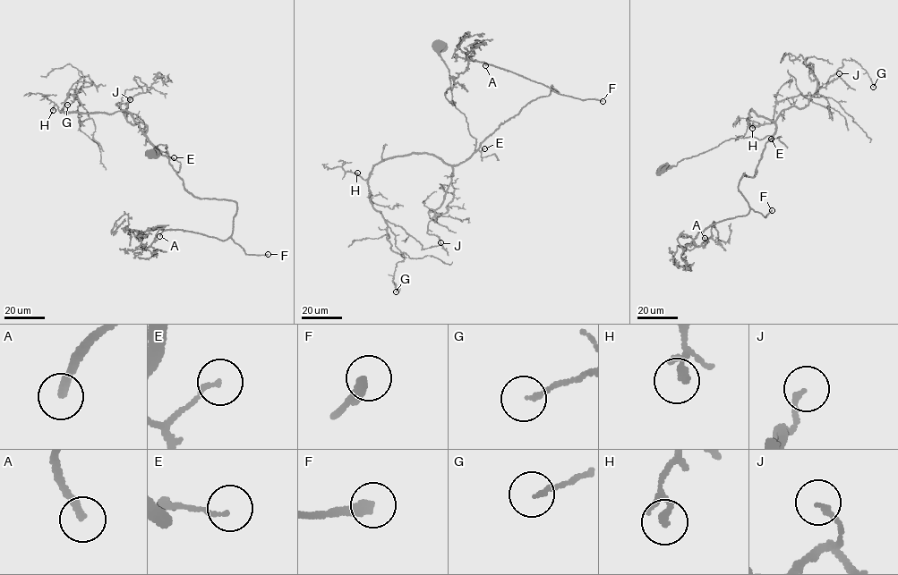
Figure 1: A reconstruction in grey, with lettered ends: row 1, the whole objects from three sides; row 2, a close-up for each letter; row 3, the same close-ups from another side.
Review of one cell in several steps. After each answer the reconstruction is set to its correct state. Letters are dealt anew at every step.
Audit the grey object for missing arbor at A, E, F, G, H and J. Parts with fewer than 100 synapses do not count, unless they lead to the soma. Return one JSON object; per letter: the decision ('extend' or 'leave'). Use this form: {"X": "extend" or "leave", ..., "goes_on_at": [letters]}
{"A": "extend", "E": "leave", "F": "extend", "G": "leave", "H": "leave", "J": "leave", "goes_on_at": ["A", "F"]}

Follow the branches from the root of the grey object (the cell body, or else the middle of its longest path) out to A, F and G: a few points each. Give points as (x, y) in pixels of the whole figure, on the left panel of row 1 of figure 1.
A: (149, 154), (166, 145), (168, 154), (162, 154), (185, 190), (237, 207), (225, 240), (177, 230), (159, 236)
F: (149, 154), (166, 145), (168, 154), (162, 154), (185, 190), (236, 203), (232, 238), (246, 254), (268, 254)
G: (149, 154), (166, 145), (167, 155), (126, 111), (60, 113), (67, 95), (94, 83), (88, 75), (67, 105)

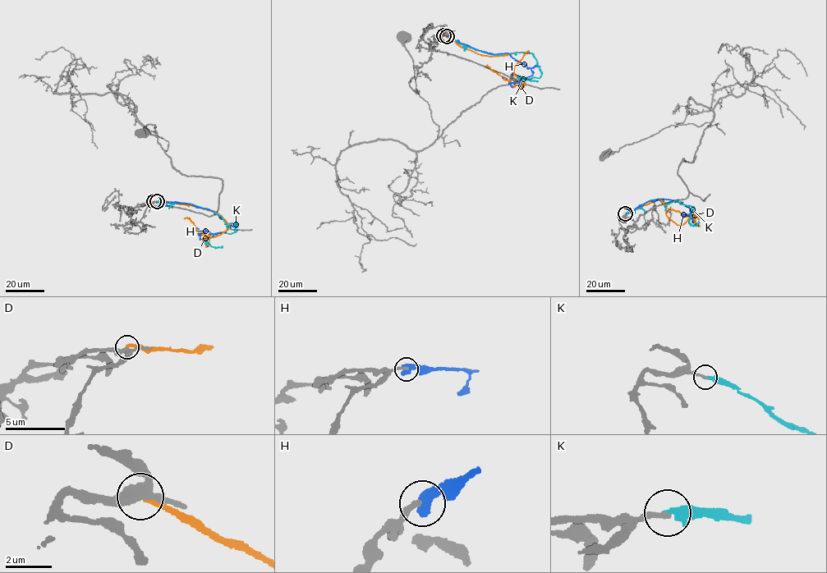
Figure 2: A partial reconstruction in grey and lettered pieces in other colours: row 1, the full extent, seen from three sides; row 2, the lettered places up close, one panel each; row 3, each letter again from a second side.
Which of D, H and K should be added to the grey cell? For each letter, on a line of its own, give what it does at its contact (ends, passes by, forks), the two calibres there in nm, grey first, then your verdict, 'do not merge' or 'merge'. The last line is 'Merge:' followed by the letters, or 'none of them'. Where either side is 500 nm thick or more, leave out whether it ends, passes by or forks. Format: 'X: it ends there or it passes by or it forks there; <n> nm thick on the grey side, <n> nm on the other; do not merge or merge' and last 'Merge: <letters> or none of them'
D: it ends there; 360 nm thick on the grey side, 220 nm on the other; do not merge
H: 220 nm thick on the grey side, 500 nm on the other; do not merge
K: it ends there; 220 nm thick on the grey side, 320 nm on the other; do not merge
Merge: none of them

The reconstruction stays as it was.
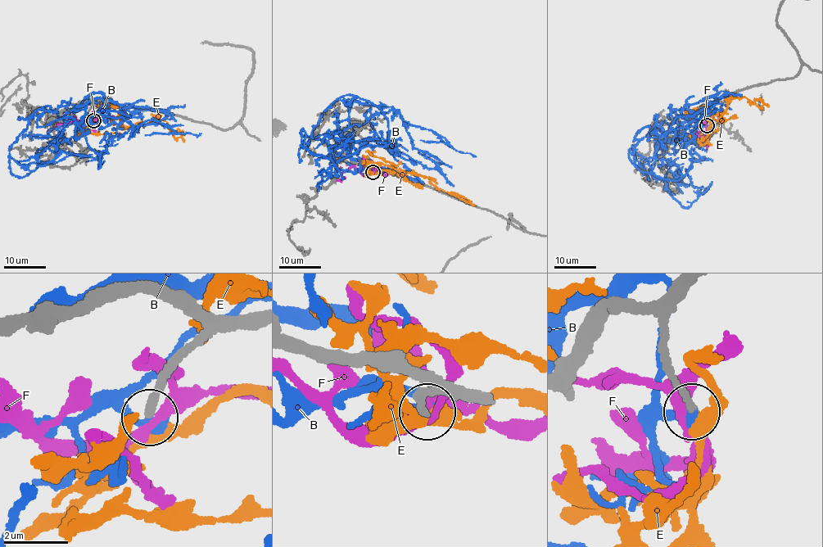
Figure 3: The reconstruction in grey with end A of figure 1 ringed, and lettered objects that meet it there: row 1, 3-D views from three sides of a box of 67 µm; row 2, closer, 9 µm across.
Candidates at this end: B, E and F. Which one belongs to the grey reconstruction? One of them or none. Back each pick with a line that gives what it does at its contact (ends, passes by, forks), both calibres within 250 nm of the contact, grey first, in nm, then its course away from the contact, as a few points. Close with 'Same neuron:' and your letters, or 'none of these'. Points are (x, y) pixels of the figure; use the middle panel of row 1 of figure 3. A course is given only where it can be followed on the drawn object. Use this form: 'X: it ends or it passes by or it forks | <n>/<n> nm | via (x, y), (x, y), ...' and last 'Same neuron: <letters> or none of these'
E: it passes by | 240/380 nm | via (373, 172), (394, 171), (403, 178), (406, 173), (425, 175), (444, 191), (474, 205)
Same neuron: E

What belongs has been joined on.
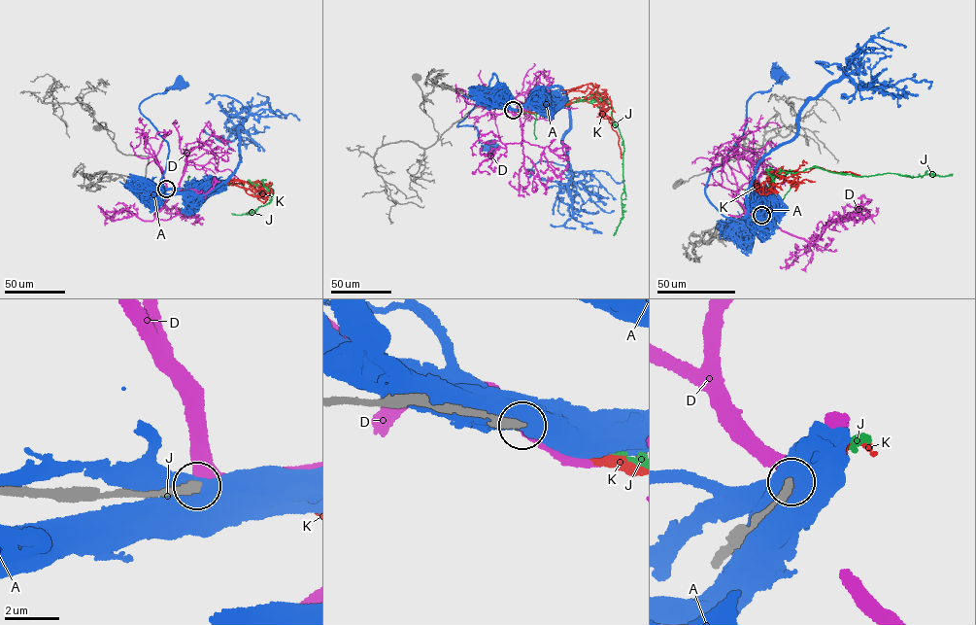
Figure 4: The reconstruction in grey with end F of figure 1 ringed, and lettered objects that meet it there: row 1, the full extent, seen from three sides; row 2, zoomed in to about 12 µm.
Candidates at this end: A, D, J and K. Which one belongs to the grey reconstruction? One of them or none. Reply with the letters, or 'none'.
K

